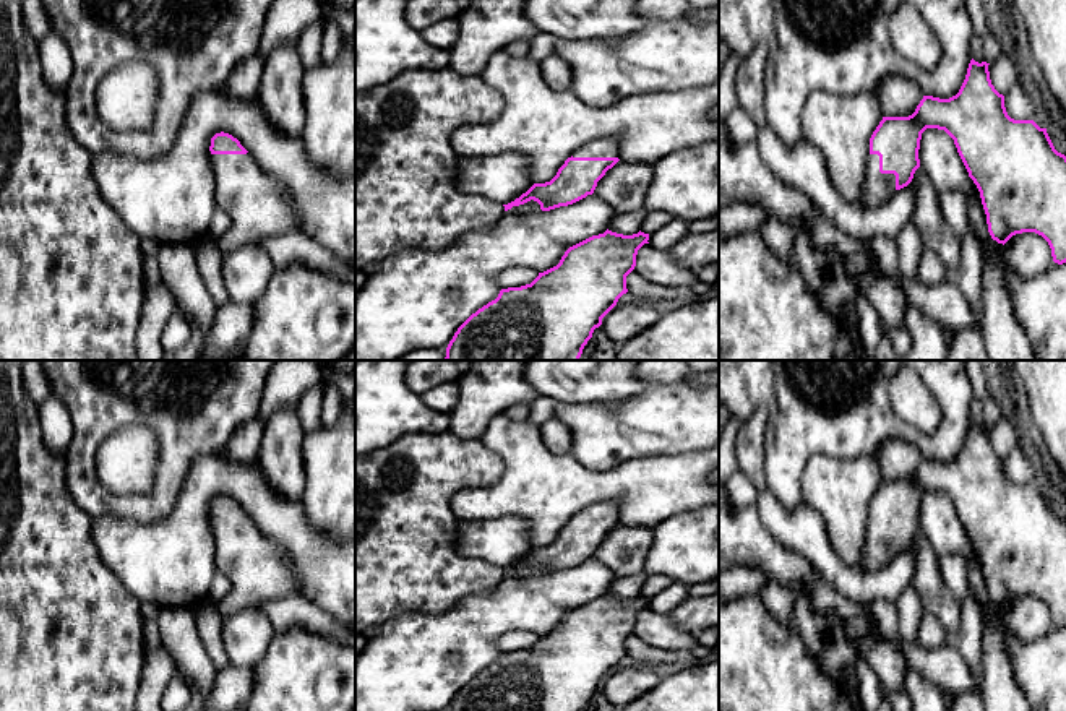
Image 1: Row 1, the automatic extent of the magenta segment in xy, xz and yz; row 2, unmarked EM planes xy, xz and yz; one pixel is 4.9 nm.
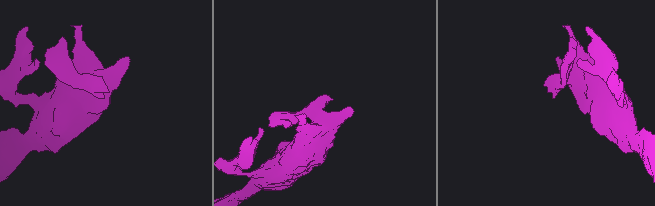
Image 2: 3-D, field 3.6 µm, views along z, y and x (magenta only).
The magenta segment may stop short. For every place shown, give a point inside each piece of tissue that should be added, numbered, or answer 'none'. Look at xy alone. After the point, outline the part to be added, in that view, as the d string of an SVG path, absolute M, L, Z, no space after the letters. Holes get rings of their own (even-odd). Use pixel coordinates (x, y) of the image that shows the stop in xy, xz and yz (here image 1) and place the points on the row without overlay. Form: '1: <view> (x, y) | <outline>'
1: xy (258, 570) | M213 518L216 541L216 567L230 581L229 594L216 604L222 618L247 607L263 607L266 601L300 596L294 568L281 545L261 532L256 523L247 518Z

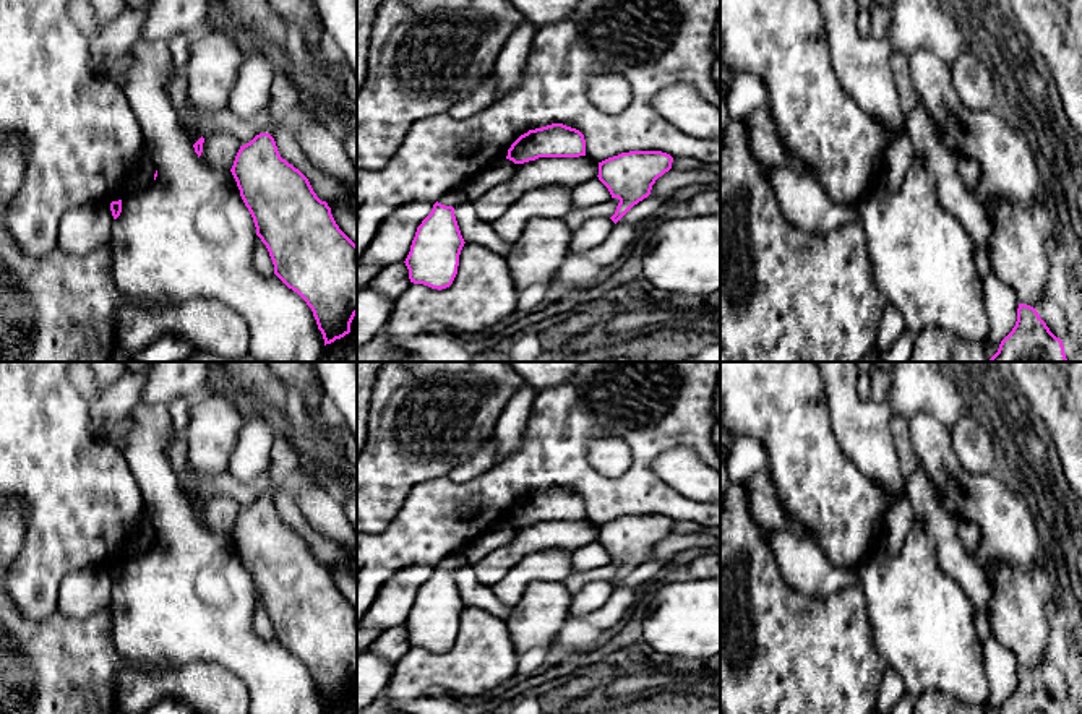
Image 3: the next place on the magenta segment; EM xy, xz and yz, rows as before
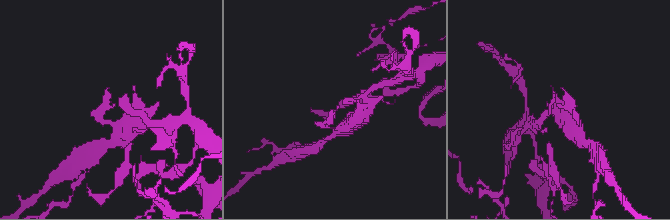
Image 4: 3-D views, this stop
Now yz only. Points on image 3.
none

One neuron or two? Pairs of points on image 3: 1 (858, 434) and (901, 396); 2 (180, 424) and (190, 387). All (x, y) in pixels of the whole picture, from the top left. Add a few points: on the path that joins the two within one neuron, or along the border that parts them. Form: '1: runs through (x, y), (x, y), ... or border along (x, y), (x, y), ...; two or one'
1: border along (886, 403), (893, 412); two
2: border along (192, 398), (174, 398), (167, 404); two

